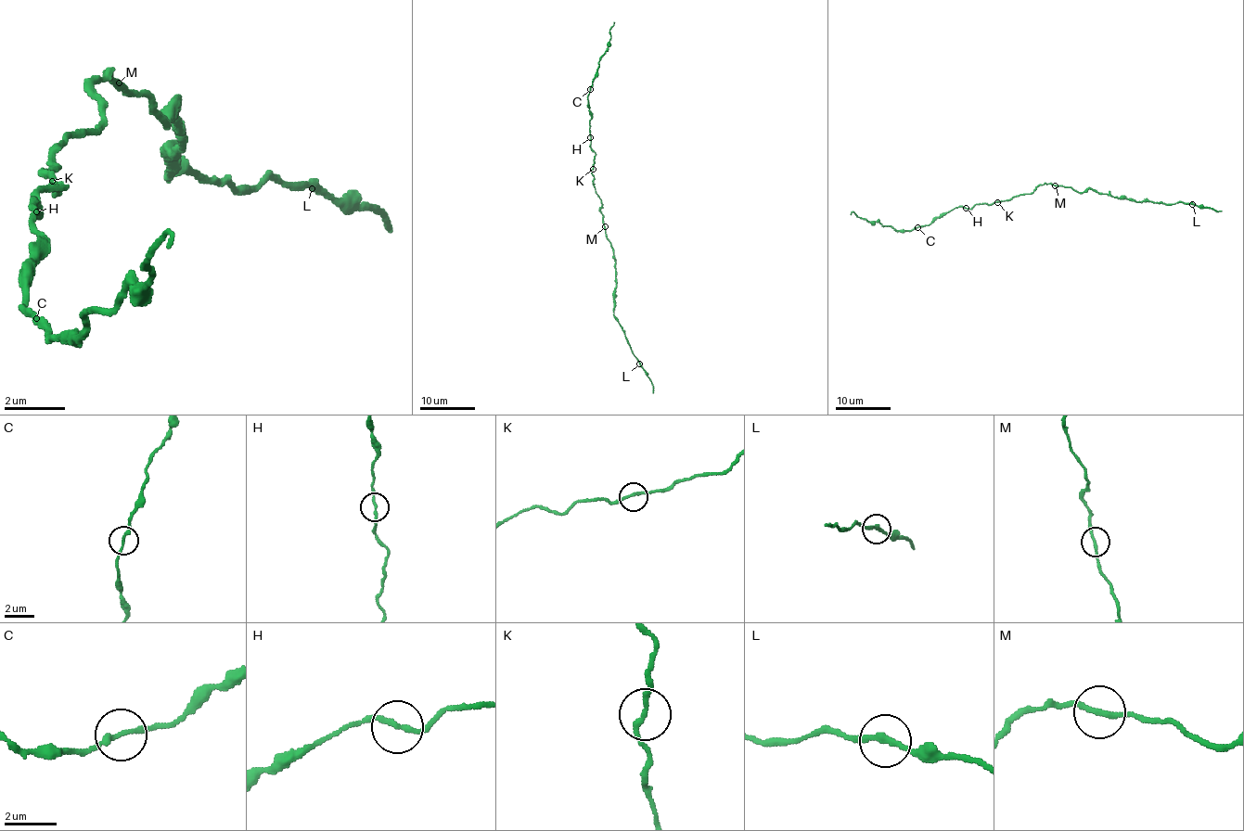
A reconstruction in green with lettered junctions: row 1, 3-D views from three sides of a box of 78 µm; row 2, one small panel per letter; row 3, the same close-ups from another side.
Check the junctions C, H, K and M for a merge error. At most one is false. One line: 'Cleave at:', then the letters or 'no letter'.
Cleave at: M

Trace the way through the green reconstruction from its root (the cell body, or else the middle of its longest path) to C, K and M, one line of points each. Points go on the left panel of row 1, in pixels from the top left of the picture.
C: (97, 111), (97, 127), (74, 134), (44, 172), (67, 188), (36, 196), (36, 264), (21, 303), (36, 318)
K: (97, 111), (97, 127), (90, 127), (83, 134), (74, 134), (52, 158), (52, 165), (44, 172), (52, 181)
M: (97, 111), (97, 81), (105, 73), (113, 81), (121, 81)

